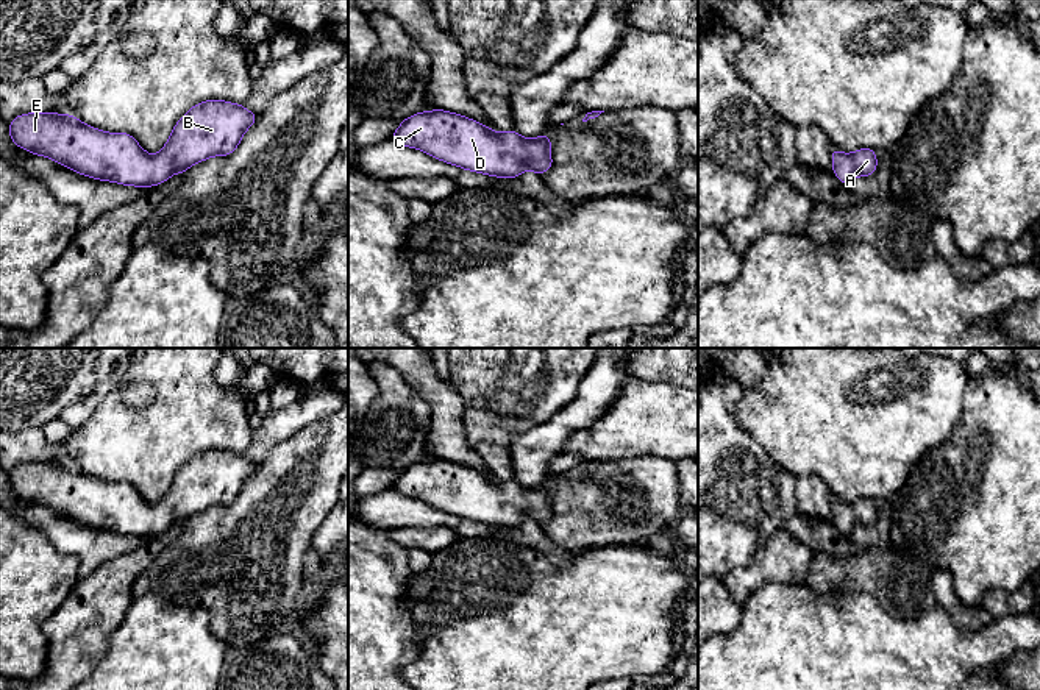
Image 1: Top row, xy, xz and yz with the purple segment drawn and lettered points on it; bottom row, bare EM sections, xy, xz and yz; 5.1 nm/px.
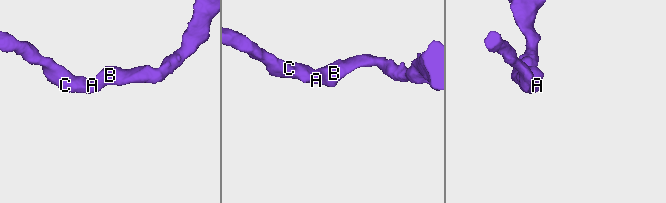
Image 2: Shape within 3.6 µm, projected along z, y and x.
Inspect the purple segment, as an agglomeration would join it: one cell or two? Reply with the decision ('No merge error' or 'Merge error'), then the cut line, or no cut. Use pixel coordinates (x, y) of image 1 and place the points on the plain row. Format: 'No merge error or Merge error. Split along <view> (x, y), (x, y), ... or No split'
No merge error. No split

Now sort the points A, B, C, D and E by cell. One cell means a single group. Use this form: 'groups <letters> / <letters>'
groups A B C D E

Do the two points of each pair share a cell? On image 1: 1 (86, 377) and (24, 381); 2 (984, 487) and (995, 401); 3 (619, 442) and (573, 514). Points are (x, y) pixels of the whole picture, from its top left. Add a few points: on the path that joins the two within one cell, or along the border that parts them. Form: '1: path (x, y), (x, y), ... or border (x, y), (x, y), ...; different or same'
1: path (71, 377), (39, 377); same
2: path (995, 465), (995, 423); same
3: border (642, 455), (605, 461); different

